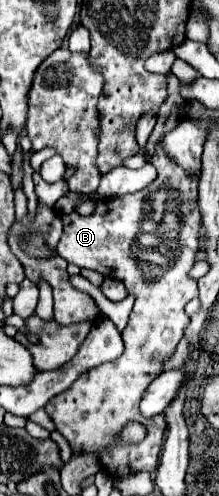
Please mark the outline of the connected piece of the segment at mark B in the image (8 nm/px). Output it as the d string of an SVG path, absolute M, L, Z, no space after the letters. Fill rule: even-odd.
M157 144L155 156L153 156L153 166L157 168L157 180L153 184L149 184L147 188L143 188L141 192L125 194L121 198L113 198L113 200L107 200L107 202L98 201L96 204L97 210L95 210L93 216L81 216L81 214L75 214L75 212L71 212L69 216L65 214L63 216L63 224L65 224L63 236L61 236L55 252L50 251L45 244L45 240L37 234L23 234L19 236L21 248L31 258L48 258L54 254L59 255L63 260L67 260L67 262L71 262L71 264L75 264L79 268L89 268L89 270L101 272L103 276L121 280L127 286L127 290L137 296L133 312L131 312L131 318L129 318L129 324L125 328L125 354L121 354L115 362L107 362L107 364L101 364L101 366L95 366L95 368L87 370L79 380L75 380L71 384L71 388L67 388L65 392L61 392L59 396L55 396L55 398L51 398L47 402L47 414L53 418L57 430L65 436L65 440L69 442L71 450L75 454L83 454L83 452L99 454L103 468L113 478L125 478L129 474L143 472L143 470L153 472L153 468L157 466L157 458L159 458L159 452L161 452L161 446L163 446L165 420L163 420L161 414L157 414L155 418L143 418L139 414L139 402L141 402L141 394L147 390L151 380L159 376L163 362L167 358L171 358L171 354L175 352L177 342L183 338L183 330L189 324L189 316L183 312L183 308L185 308L185 304L191 298L197 296L197 280L191 280L189 274L187 274L193 268L193 264L195 264L193 256L199 250L199 242L197 240L193 242L193 246L181 246L179 248L179 256L173 258L171 264L147 264L145 256L133 256L131 254L131 248L137 244L137 236L141 234L139 226L147 218L147 208L145 206L153 198L153 194L157 190L165 188L165 186L175 190L175 192L179 192L177 200L179 200L181 224L189 224L193 228L193 232L197 232L201 228L199 210L197 210L197 180L199 178L197 176L189 176L187 172L183 172L177 164L173 164L163 154L165 154L163 148ZM127 422L139 422L139 424L143 424L147 428L147 436L143 438L143 442L139 442L139 444L123 444L123 442L115 440L115 434L119 434Z

